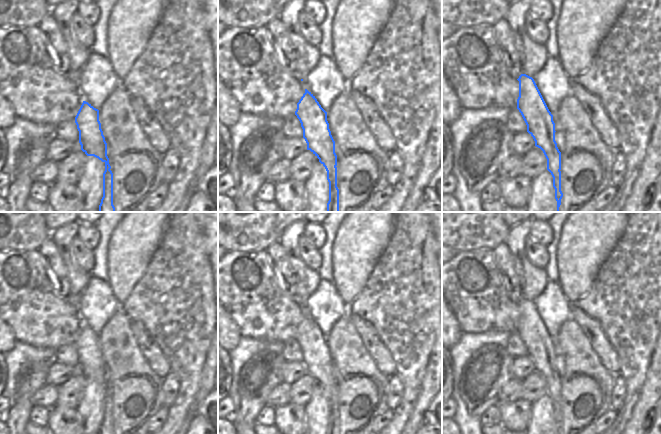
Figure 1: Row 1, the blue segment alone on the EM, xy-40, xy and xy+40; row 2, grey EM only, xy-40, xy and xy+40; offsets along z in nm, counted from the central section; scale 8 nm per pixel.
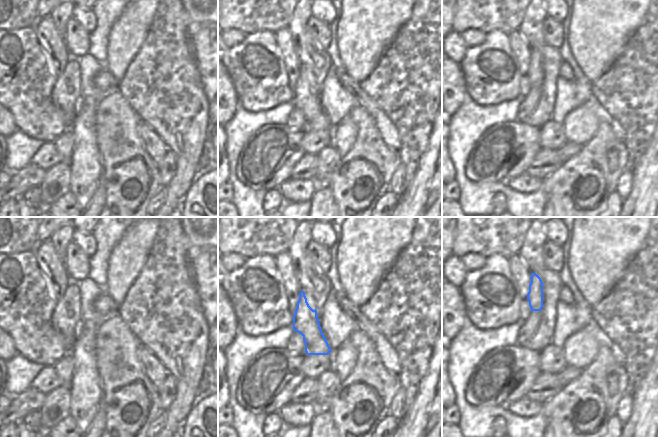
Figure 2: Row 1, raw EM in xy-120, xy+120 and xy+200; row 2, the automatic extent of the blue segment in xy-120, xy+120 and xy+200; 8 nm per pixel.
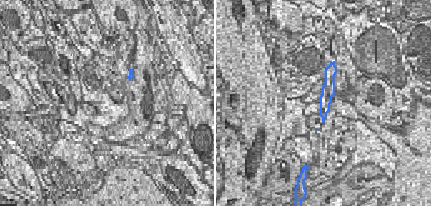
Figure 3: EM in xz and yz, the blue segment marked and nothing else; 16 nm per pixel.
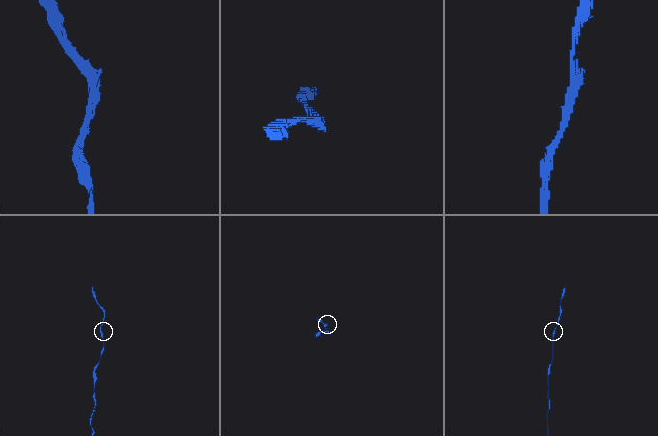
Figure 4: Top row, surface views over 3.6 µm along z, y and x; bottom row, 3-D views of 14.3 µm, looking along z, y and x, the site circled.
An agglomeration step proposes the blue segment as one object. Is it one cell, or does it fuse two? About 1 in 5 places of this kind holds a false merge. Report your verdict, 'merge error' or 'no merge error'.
no merge error

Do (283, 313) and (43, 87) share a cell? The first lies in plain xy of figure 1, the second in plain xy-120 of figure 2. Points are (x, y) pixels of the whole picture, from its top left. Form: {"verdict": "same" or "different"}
{"verdict": "same"}

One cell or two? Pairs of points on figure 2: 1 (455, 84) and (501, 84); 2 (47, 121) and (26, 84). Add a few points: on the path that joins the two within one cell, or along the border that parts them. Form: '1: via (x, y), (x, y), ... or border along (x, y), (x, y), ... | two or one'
1: border along (458, 63), (466, 91) | two
2: via (38, 112), (30, 104), (28, 93) | one

